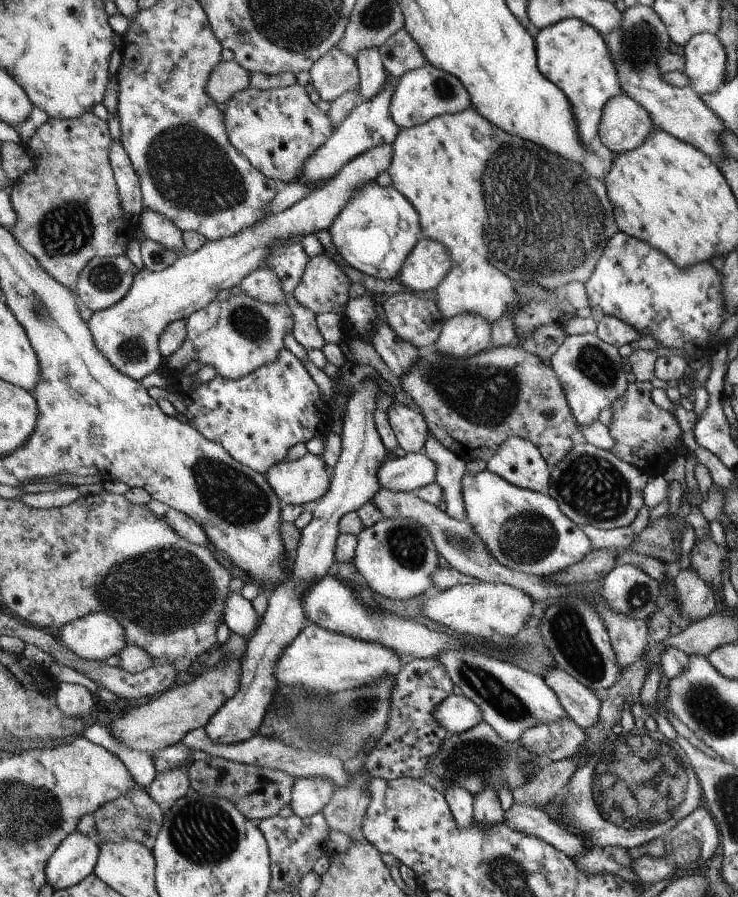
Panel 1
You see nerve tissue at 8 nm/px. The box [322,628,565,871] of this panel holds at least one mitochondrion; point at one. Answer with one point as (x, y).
(475, 759)

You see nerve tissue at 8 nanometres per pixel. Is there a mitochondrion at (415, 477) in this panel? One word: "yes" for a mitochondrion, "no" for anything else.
no

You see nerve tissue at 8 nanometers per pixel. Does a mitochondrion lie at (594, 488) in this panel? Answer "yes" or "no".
yes

